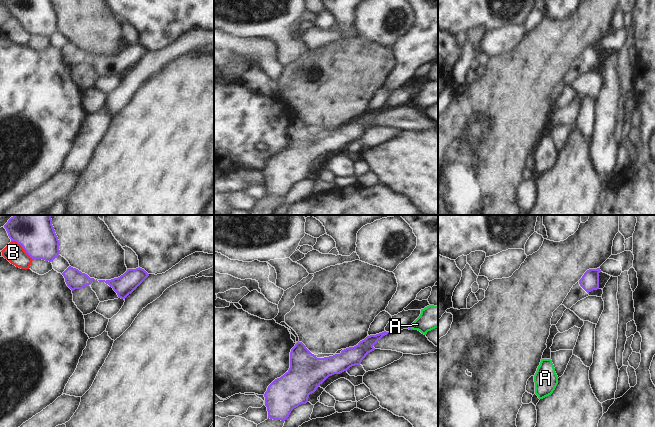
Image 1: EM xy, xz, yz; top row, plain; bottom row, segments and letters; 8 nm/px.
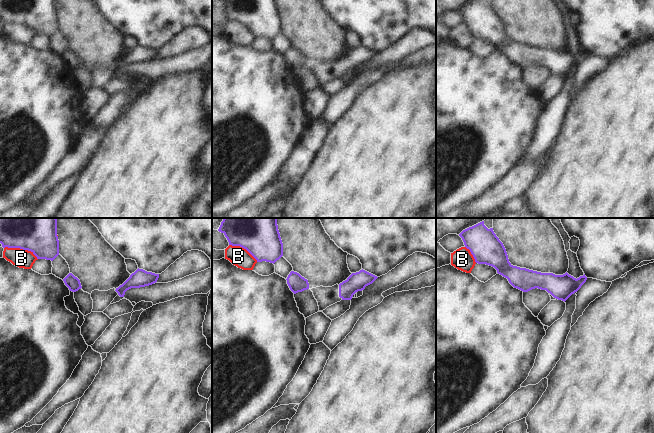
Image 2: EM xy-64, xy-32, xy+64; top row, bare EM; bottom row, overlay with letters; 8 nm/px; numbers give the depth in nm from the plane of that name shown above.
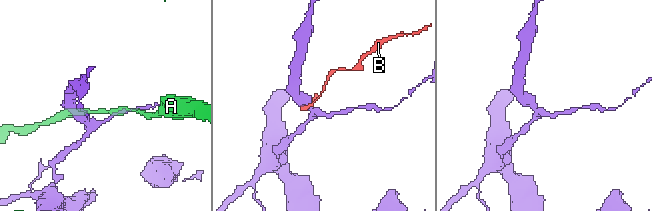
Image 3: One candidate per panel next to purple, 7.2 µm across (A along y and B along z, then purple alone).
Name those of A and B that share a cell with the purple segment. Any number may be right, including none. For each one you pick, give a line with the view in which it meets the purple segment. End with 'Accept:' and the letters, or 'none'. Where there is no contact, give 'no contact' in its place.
Accept: none

